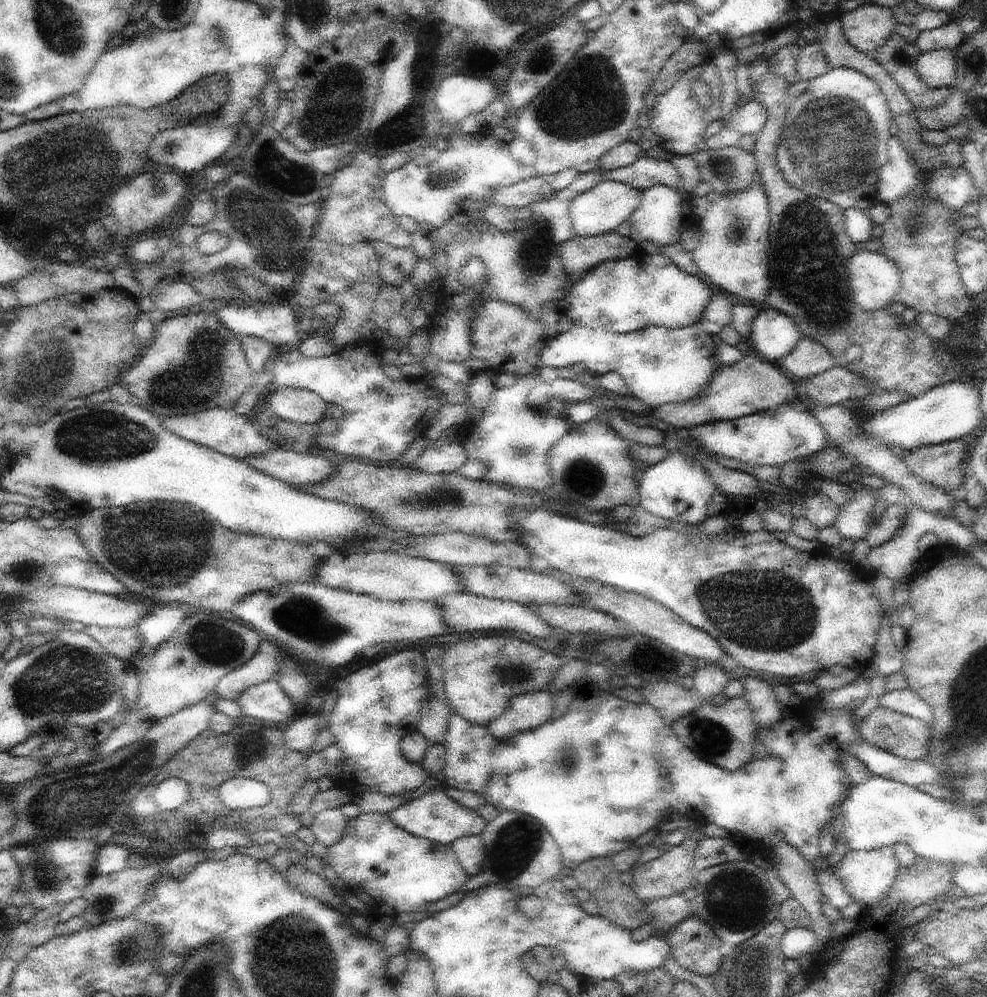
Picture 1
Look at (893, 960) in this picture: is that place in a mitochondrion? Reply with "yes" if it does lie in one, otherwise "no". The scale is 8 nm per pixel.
no

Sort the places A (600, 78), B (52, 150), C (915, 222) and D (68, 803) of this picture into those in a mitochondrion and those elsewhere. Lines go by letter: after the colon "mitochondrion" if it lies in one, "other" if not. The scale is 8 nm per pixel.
A: mitochondrion
B: mitochondrion
C: mitochondrion
D: mitochondrion

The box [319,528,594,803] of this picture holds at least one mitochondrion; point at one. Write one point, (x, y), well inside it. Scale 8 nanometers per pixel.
(509, 672)

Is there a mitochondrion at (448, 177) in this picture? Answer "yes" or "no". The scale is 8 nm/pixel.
yes

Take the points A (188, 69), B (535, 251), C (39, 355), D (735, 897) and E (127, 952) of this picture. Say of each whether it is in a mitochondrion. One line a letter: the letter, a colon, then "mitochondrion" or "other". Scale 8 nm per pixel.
A: other
B: mitochondrion
C: mitochondrion
D: mitochondrion
E: mitochondrion

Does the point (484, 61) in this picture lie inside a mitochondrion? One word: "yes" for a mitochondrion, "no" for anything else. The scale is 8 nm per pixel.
no

